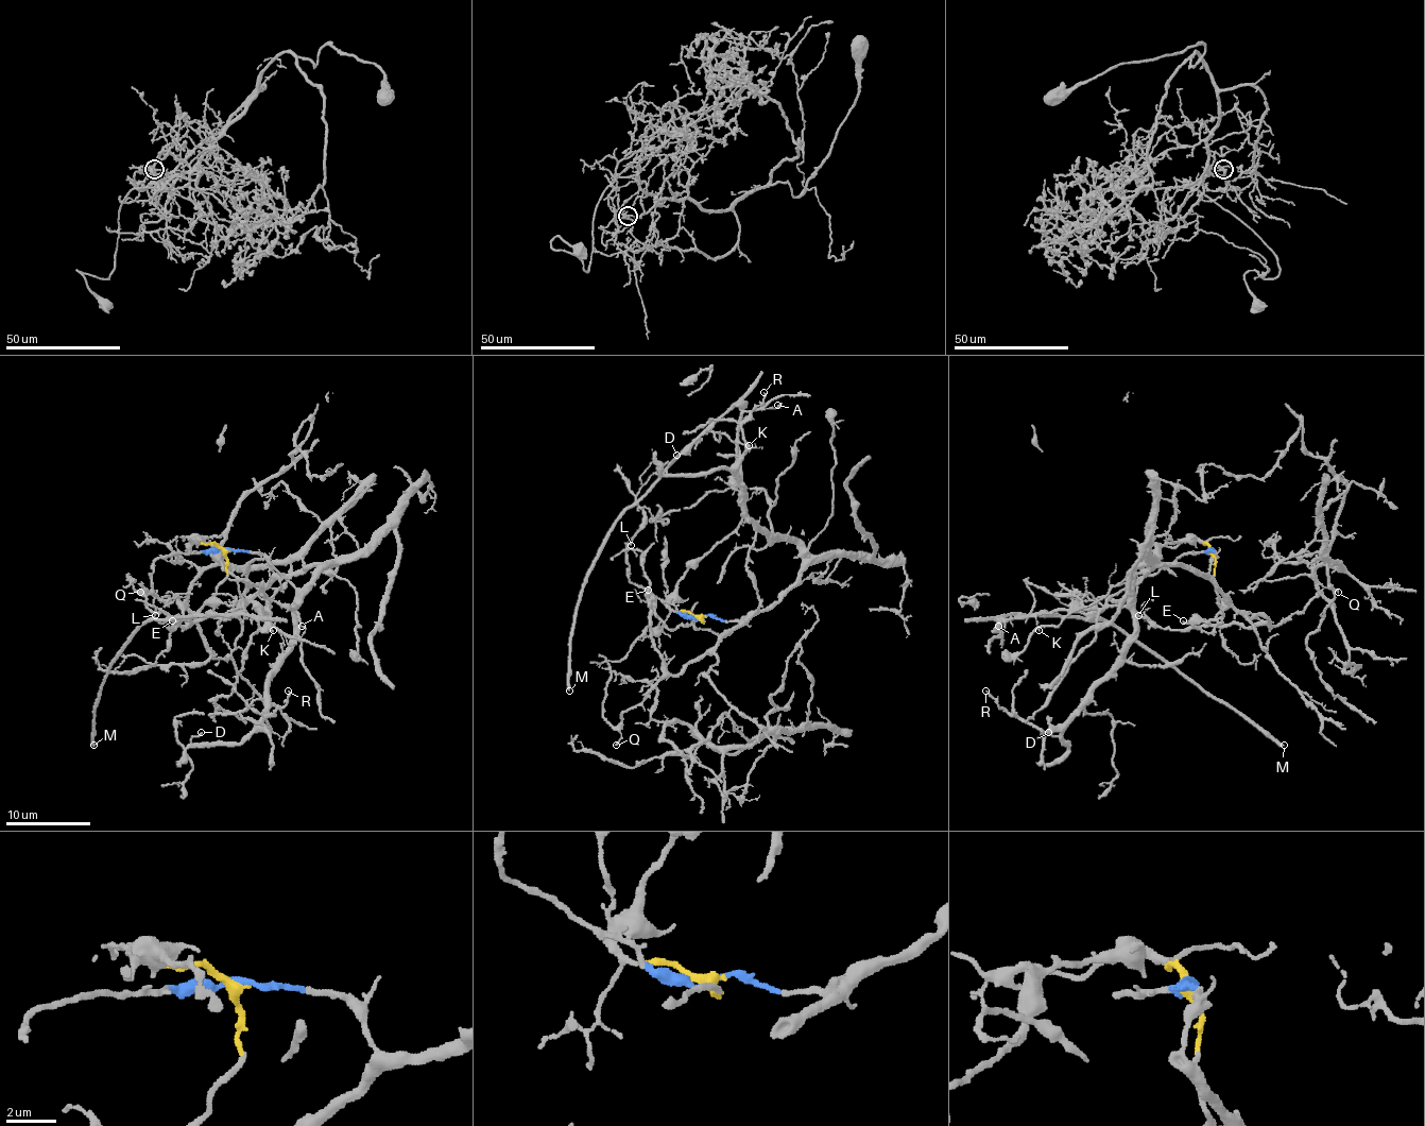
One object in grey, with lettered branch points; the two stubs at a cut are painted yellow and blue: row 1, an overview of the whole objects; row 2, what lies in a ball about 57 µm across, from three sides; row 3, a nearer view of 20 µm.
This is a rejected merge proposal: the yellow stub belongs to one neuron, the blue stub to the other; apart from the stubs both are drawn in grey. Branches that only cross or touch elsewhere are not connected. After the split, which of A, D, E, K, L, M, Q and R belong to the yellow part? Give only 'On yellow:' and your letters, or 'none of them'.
On yellow: A, E, K, M

